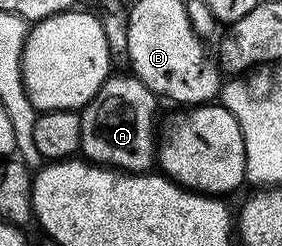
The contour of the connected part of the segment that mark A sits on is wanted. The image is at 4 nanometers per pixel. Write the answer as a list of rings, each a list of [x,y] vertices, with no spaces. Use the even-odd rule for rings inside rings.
[[[112,73],[101,89],[82,108],[82,158],[101,167],[110,167],[124,173],[147,173],[157,163],[157,135],[155,139],[155,96],[145,84],[130,73]]]

